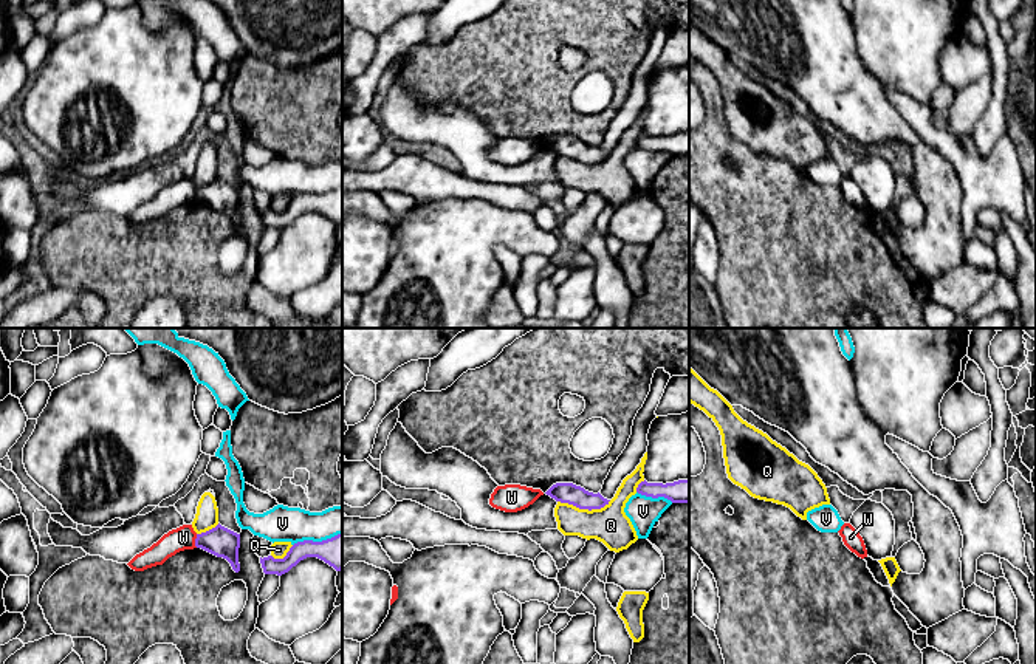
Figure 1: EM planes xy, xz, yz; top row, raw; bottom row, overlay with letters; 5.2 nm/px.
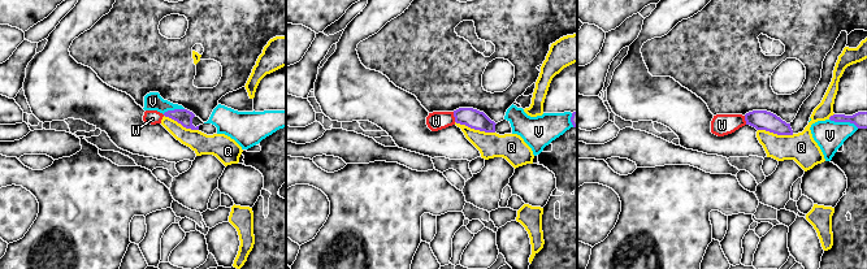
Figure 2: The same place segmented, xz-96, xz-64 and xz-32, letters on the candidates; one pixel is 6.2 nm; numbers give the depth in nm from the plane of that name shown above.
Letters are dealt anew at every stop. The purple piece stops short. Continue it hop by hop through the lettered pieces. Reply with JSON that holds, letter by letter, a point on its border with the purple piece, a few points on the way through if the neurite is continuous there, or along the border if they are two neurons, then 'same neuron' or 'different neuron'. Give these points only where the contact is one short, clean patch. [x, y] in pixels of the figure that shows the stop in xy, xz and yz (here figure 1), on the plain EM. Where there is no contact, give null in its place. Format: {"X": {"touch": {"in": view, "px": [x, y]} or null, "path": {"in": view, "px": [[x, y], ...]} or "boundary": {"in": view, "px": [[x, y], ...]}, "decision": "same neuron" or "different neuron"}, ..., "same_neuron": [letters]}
{"Q": {"touch": {"in": "xz", "px": [584, 161]}, "decision": "different neuron"}, "V": {"touch": {"in": "xy", "px": [316, 195]}, "decision": "different neuron"}, "W": {"touch": {"in": "xy", "px": [195, 194]}, "decision": "different neuron"}, "same_neuron": []}

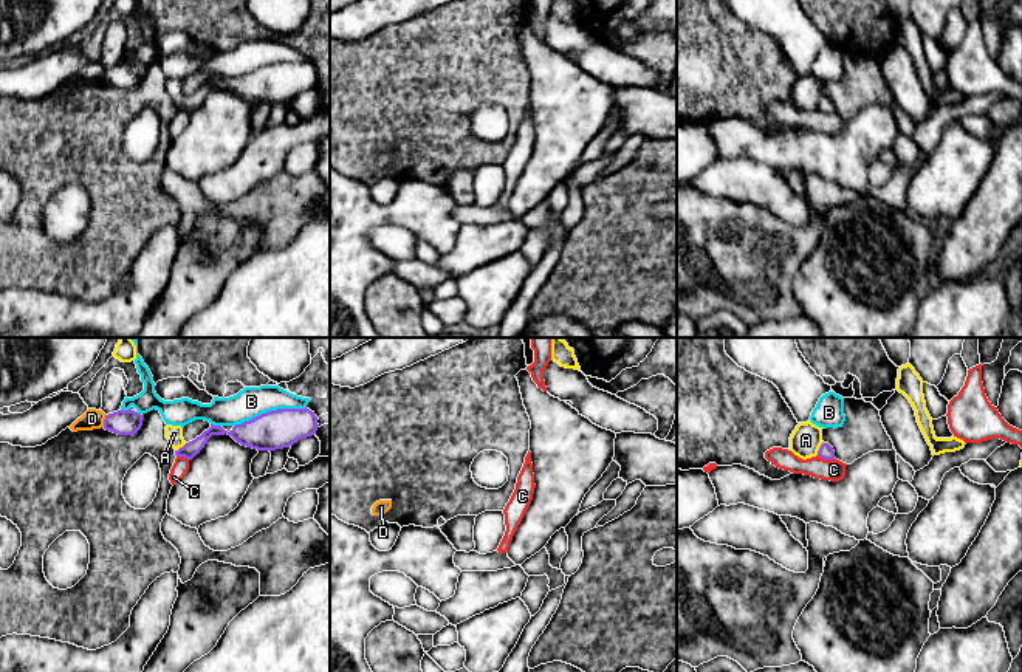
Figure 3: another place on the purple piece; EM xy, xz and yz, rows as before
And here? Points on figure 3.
{"A": {"touch": {"in": "yz", "px": [819, 101]}, "boundary": {"in": "yz", "px": [[823, 95], [816, 107]]}, "decision": "different neuron"}, "B": {"touch": {"in": "xy", "px": [271, 64]}, "decision": "different neuron"}, "C": {"touch": {"in": "yz", "px": [826, 112]}, "boundary": {"in": "yz", "px": [[816, 109], [833, 112]]}, "decision": "different neuron"}, "D": {"touch": {"in": "xy", "px": [104, 75]}, "decision": "different neuron"}, "same_neuron": []}

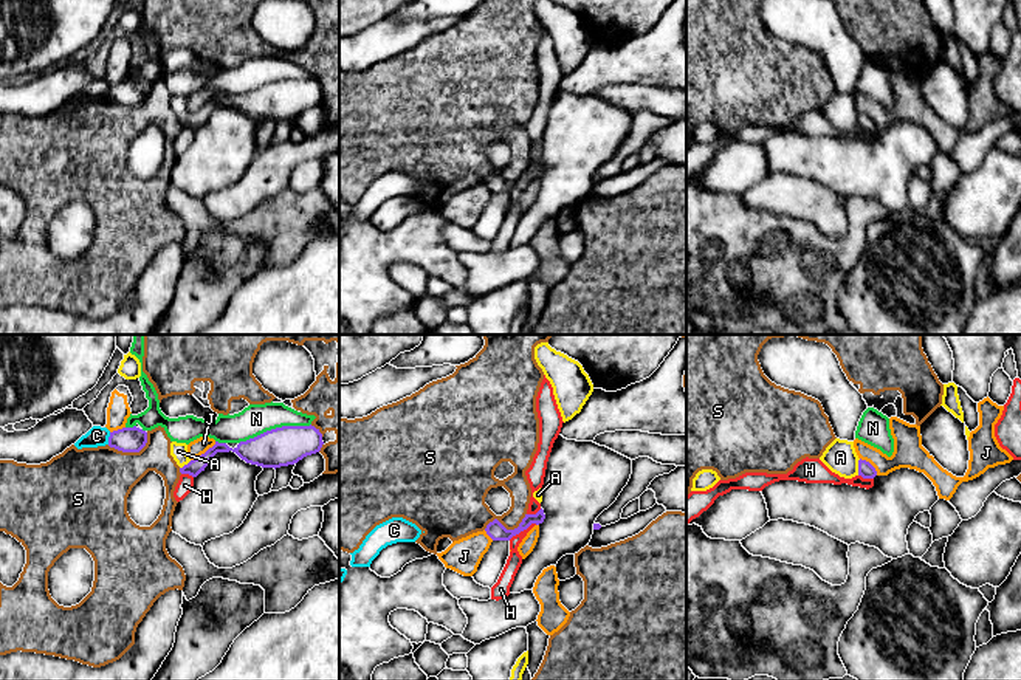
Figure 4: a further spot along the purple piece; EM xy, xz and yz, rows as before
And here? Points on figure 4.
{"A": {"touch": {"in": "yz", "px": [859, 120]}, "boundary": {"in": "yz", "px": [[860, 112], [857, 127]]}, "decision": "different neuron"}, "C": {"touch": {"in": "xy", "px": [109, 92]}, "decision": "different neuron"}, "H": {"touch": {"in": "xz", "px": [522, 183]}, "boundary": {"in": "xz", "px": [[536, 177], [508, 192]]}, "decision": "different neuron"}, "J": {"touch": {"in": "xy", "px": [205, 106]}, "decision": "different neuron"}, "N": {"touch": {"in": "xy", "px": [276, 81]}, "decision": "different neuron"}, "S": {"touch": {"in": "xy", "px": [132, 104]}, "decision": "different neuron"}, "same_neuron": []}

